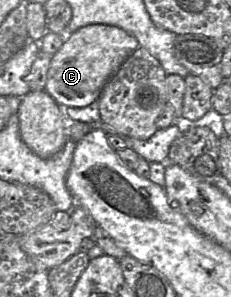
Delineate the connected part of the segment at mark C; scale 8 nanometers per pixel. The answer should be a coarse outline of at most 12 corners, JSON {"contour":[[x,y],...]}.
{"contour":[[120,27],[64,35],[45,91],[86,107],[139,47]]}

